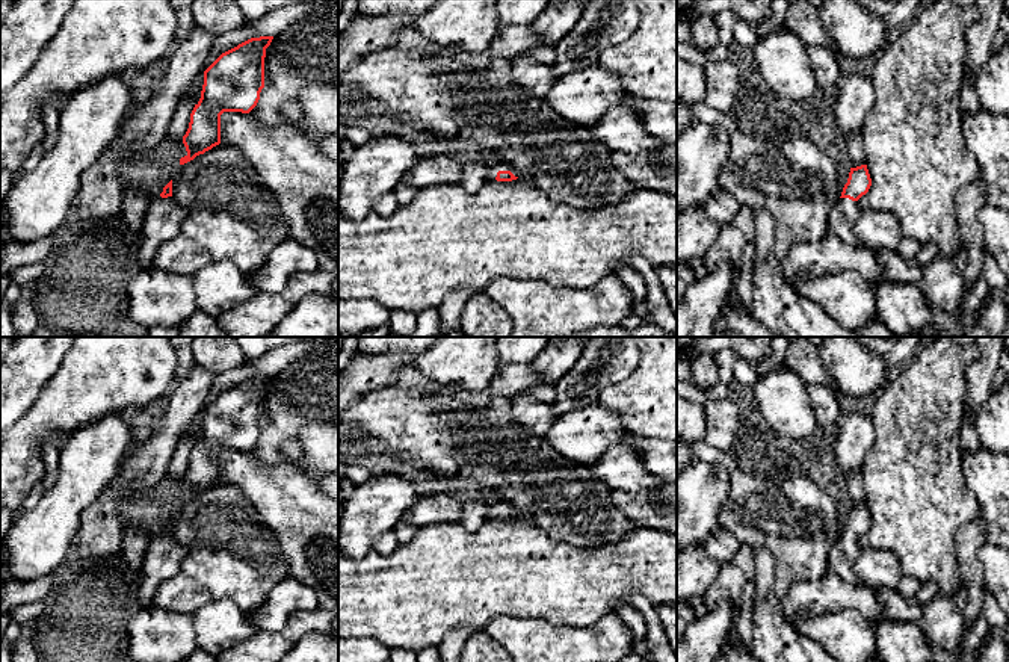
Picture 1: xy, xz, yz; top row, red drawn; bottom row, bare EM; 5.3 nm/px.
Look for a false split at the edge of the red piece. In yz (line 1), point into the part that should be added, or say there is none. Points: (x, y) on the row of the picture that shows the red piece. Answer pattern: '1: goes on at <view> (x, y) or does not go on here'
1: goes on at yz (843, 218)

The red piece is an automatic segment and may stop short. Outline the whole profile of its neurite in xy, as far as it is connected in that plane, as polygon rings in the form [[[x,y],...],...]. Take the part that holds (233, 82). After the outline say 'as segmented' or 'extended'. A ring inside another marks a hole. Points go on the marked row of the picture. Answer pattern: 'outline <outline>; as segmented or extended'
outline [[[273,36],[251,38],[237,47],[222,53],[205,71],[201,98],[190,113],[190,122],[183,144],[187,154],[180,159],[180,165],[193,160],[221,144],[221,115],[224,112],[249,113],[260,100],[264,88],[264,57],[266,48]]]; as segmented

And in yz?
outline [[[867,165],[850,168],[841,196],[829,215],[829,233],[849,246],[861,246],[855,225],[861,209],[858,200],[869,192],[872,178]]]; extended

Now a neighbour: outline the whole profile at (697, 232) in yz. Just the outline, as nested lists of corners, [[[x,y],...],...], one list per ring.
[[[702,206],[686,209],[677,215],[677,261],[702,258],[716,243],[720,233]]]

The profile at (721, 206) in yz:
[[[717,187],[705,198],[702,207],[717,225],[724,227],[733,225],[740,204],[730,192]]]

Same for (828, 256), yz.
[[[834,234],[810,243],[795,243],[781,258],[784,280],[788,286],[828,274],[847,269],[856,271],[862,278],[876,283],[882,269],[873,248],[866,245],[849,246]]]

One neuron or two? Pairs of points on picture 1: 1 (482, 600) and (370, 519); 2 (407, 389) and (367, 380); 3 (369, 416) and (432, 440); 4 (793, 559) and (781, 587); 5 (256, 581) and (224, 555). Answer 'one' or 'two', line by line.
1: two
2: two
3: one
4: one
5: one

